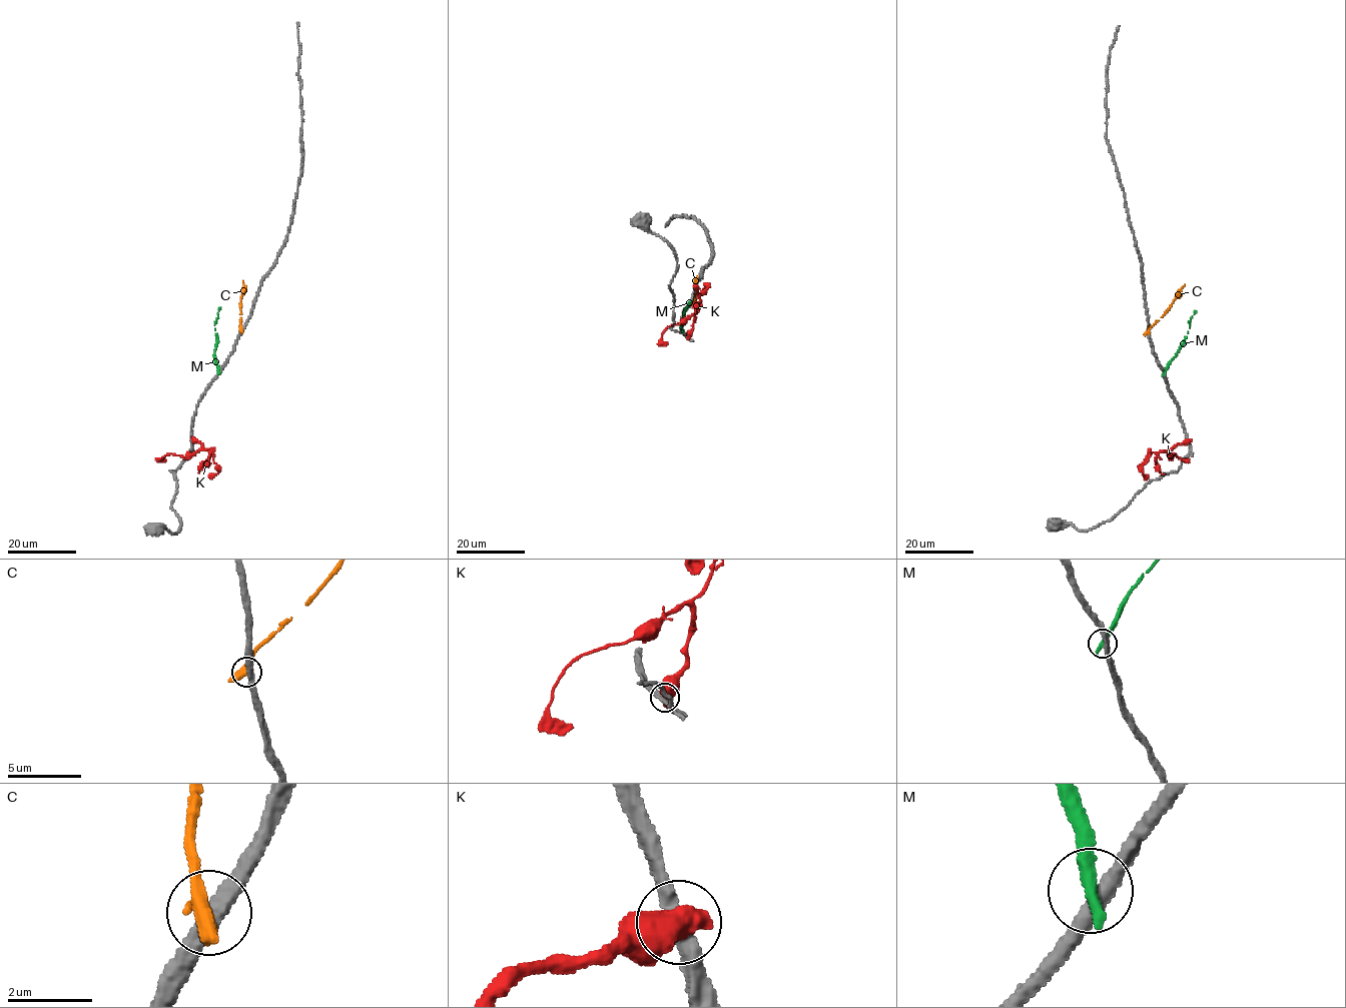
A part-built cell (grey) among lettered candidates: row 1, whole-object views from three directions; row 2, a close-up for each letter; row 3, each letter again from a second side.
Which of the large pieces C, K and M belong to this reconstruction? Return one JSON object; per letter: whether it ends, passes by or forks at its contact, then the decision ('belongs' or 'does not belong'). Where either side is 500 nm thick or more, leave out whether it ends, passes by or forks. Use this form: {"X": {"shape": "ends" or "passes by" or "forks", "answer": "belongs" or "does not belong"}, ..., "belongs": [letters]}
{"C": {"shape": "passes by", "answer": "does not belong"}, "K": {"answer": "does not belong"}, "M": {"shape": "ends", "answer": "does not belong"}, "belongs": []}

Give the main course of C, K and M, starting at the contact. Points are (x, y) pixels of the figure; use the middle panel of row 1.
C: (697, 280), (695, 313)
K: (687, 336), (692, 328), (694, 316), (691, 314), (664, 329), (660, 339), (667, 344)
M: (689, 303), (684, 314), (685, 323), (680, 327), (683, 331)

